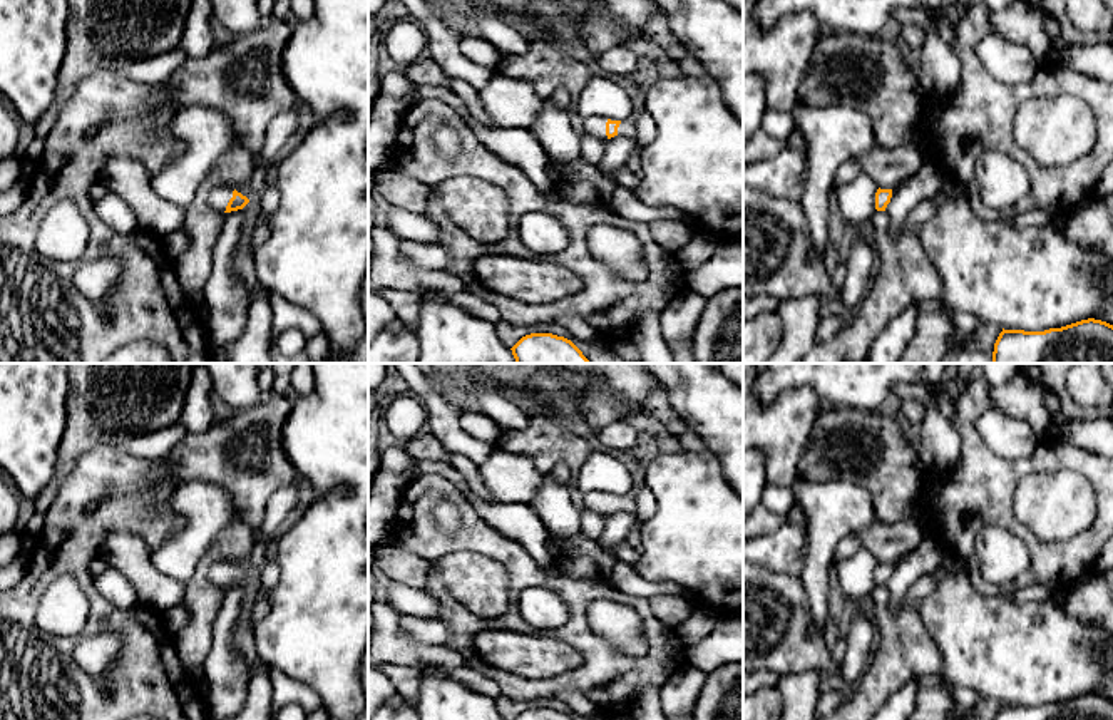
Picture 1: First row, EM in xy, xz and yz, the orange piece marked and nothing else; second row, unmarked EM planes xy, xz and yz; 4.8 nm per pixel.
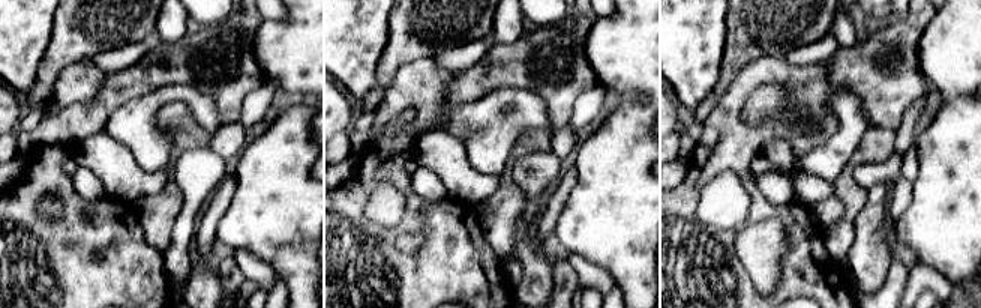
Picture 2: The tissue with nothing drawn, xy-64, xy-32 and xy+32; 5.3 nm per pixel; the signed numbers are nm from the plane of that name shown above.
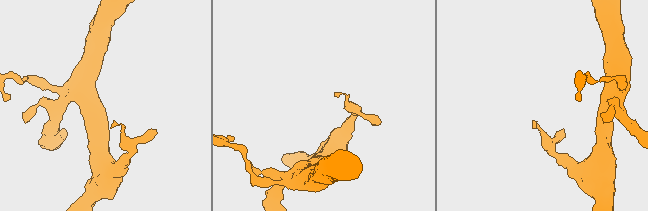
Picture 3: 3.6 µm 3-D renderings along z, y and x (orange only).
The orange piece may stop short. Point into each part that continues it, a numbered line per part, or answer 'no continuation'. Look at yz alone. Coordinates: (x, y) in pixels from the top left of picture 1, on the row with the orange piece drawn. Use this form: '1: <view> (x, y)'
no continuation

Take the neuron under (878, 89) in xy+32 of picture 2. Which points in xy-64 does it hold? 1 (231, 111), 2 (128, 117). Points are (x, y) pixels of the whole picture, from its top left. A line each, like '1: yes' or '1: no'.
1: yes
2: no

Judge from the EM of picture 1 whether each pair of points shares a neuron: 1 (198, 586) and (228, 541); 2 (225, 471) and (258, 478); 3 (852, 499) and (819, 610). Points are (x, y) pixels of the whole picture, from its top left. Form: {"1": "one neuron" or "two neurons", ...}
{"1": "one neuron", "2": "one neuron", "3": "one neuron"}

